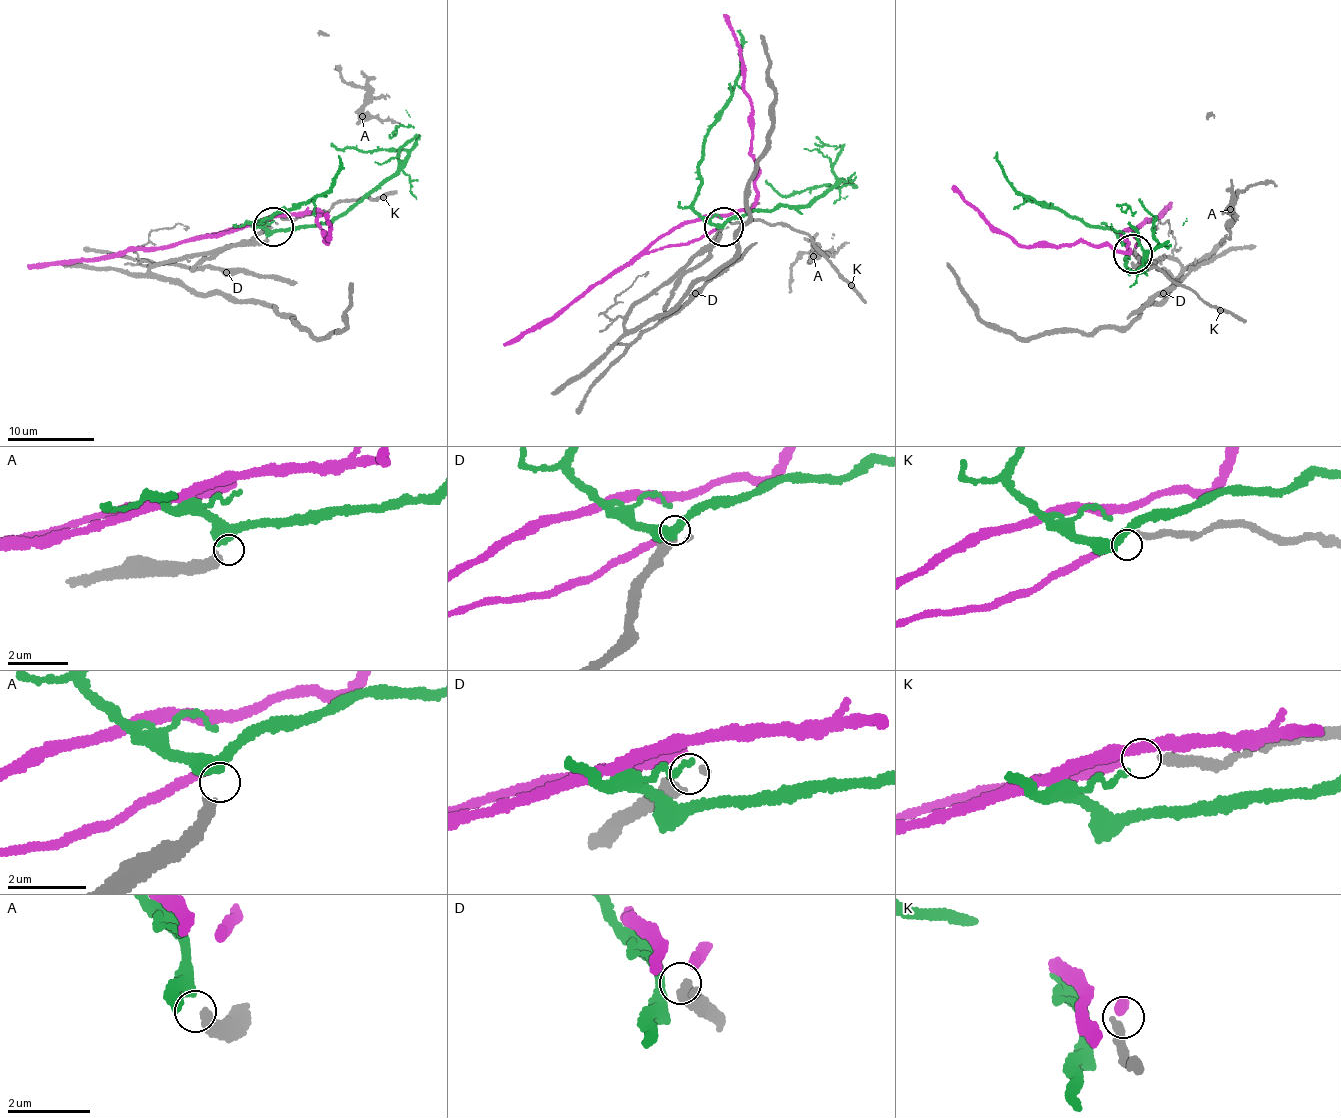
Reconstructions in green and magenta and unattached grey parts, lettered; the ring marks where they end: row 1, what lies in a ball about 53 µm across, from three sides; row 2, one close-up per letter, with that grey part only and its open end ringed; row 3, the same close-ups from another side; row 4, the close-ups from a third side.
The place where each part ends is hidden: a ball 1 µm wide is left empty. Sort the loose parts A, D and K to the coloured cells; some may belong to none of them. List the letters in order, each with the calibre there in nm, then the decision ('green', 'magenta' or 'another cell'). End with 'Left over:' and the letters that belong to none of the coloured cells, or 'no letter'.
A: 320 nm thick; green
D: 120 nm thick; another cell
K: 200 nm thick; magenta
Left over: D

